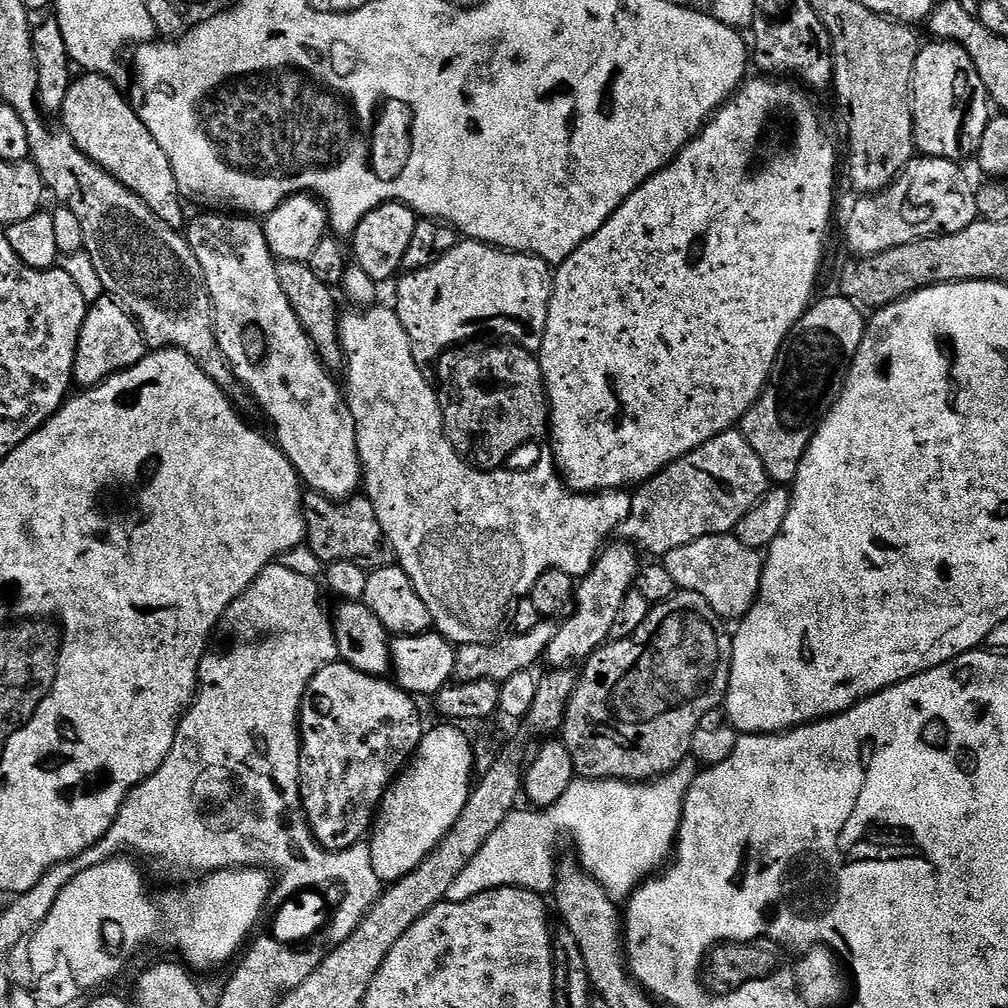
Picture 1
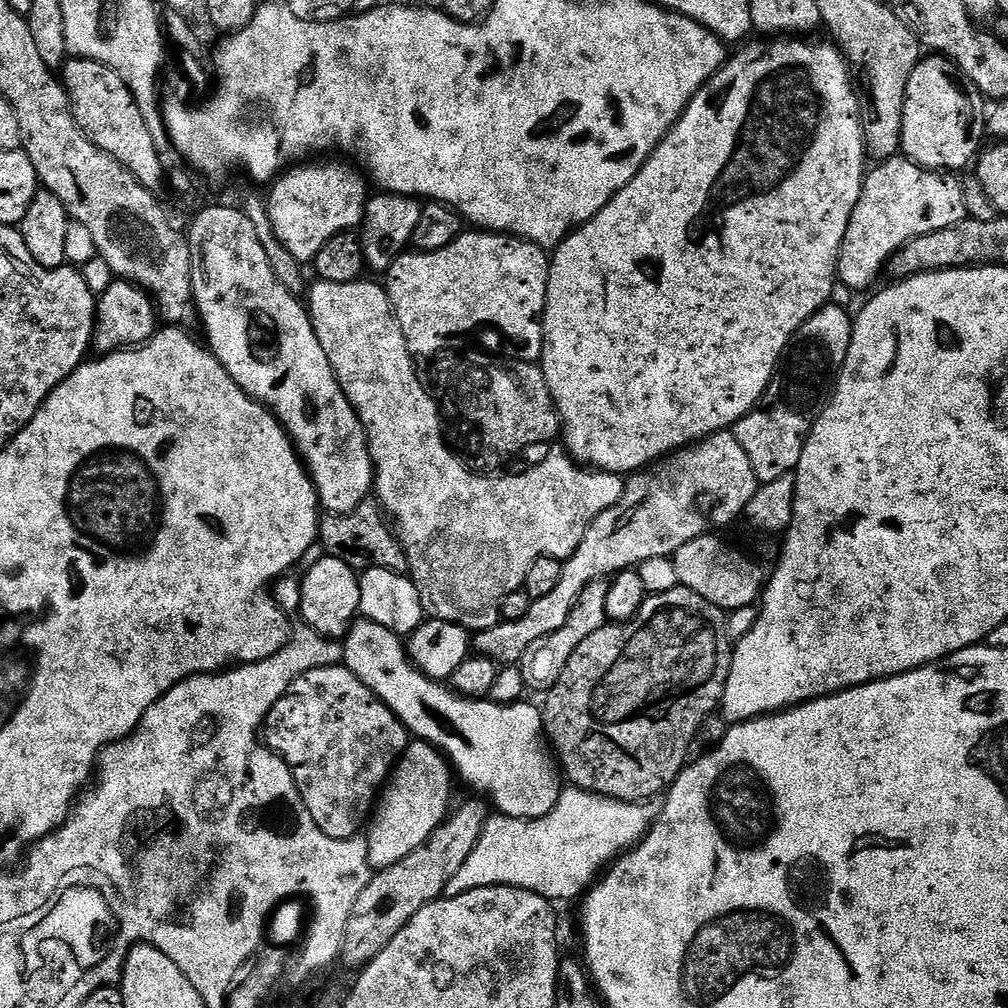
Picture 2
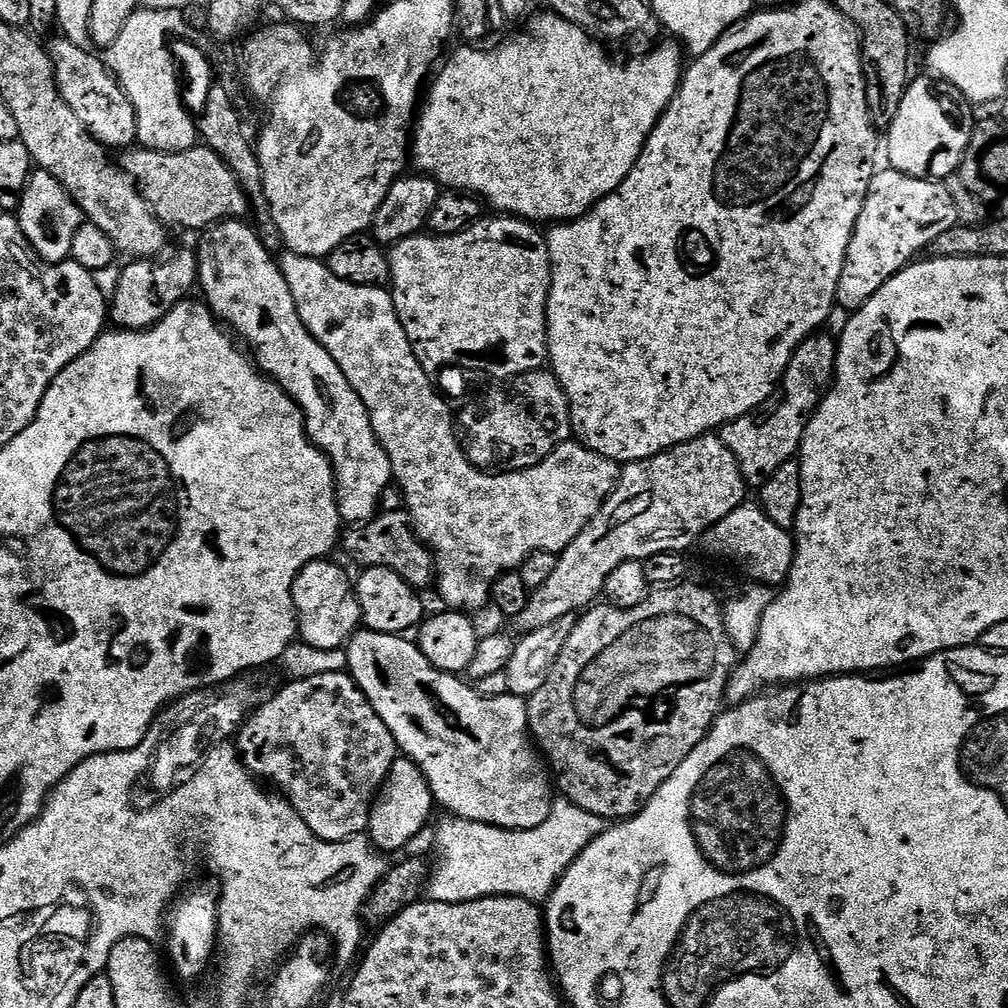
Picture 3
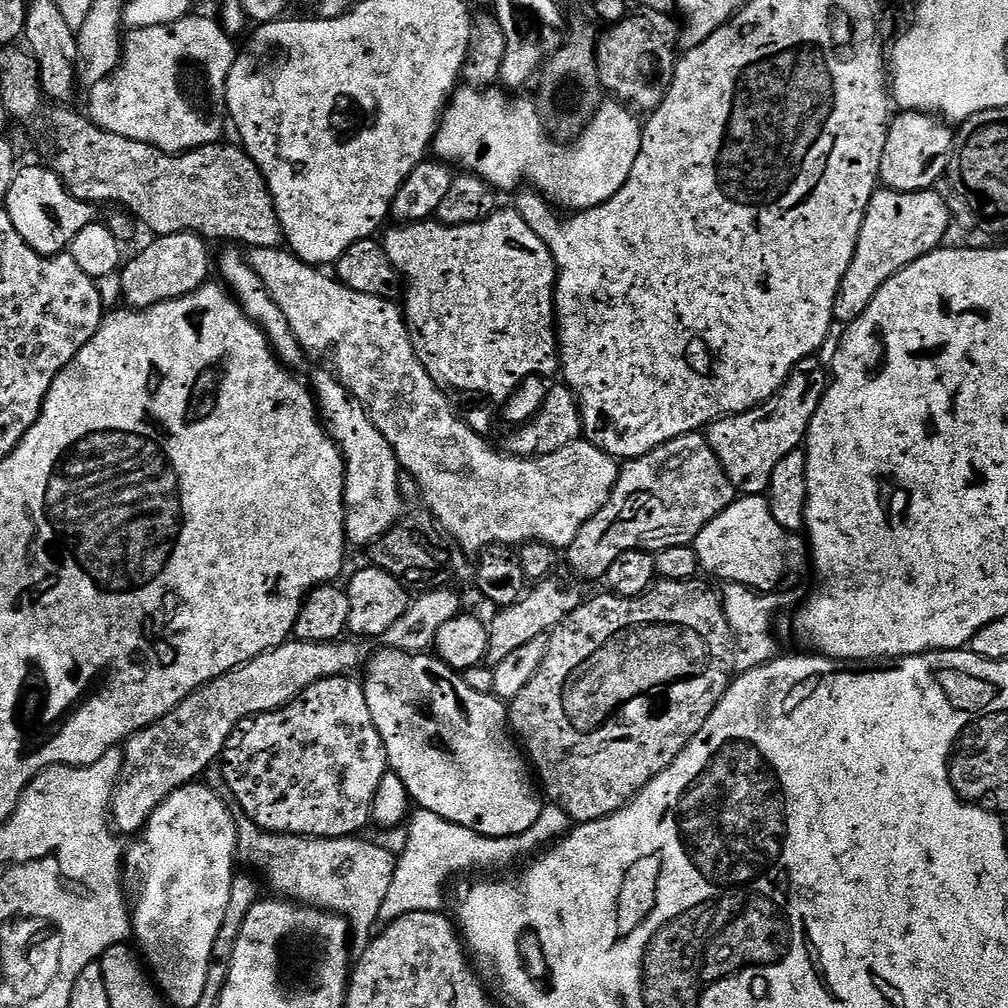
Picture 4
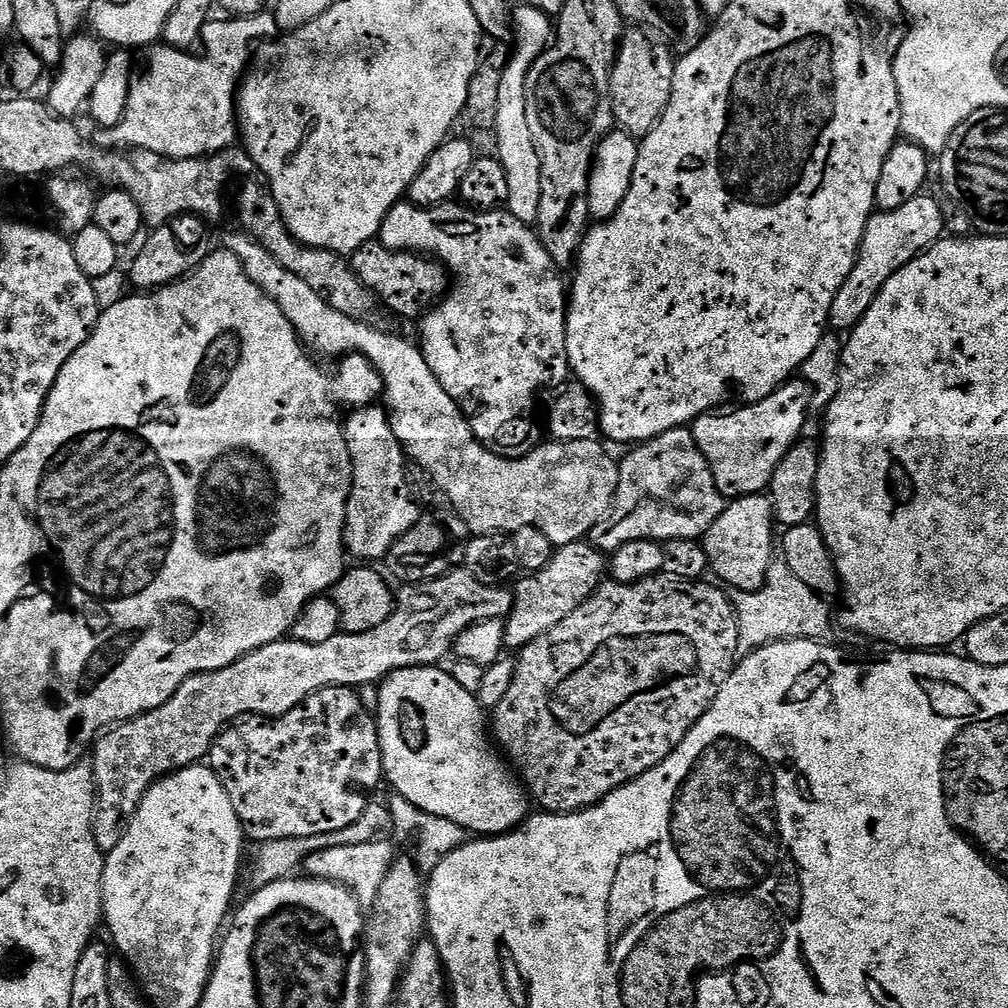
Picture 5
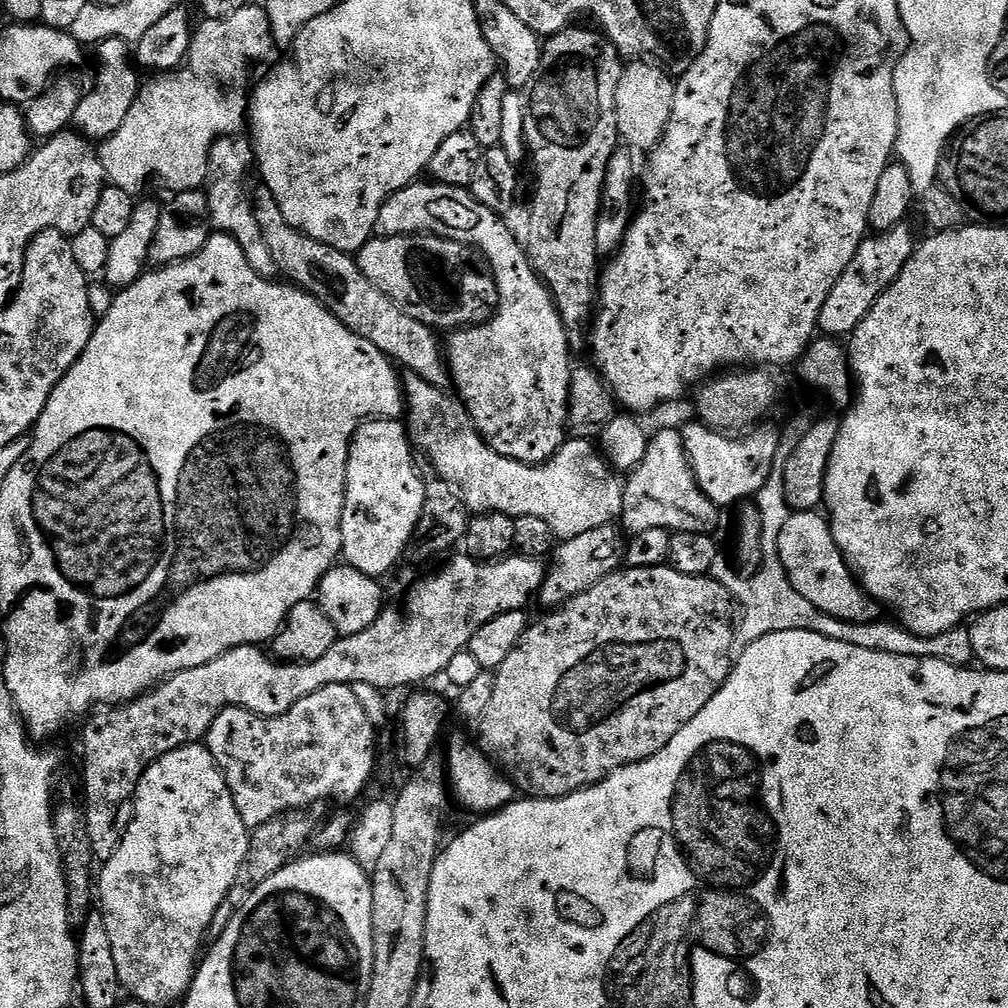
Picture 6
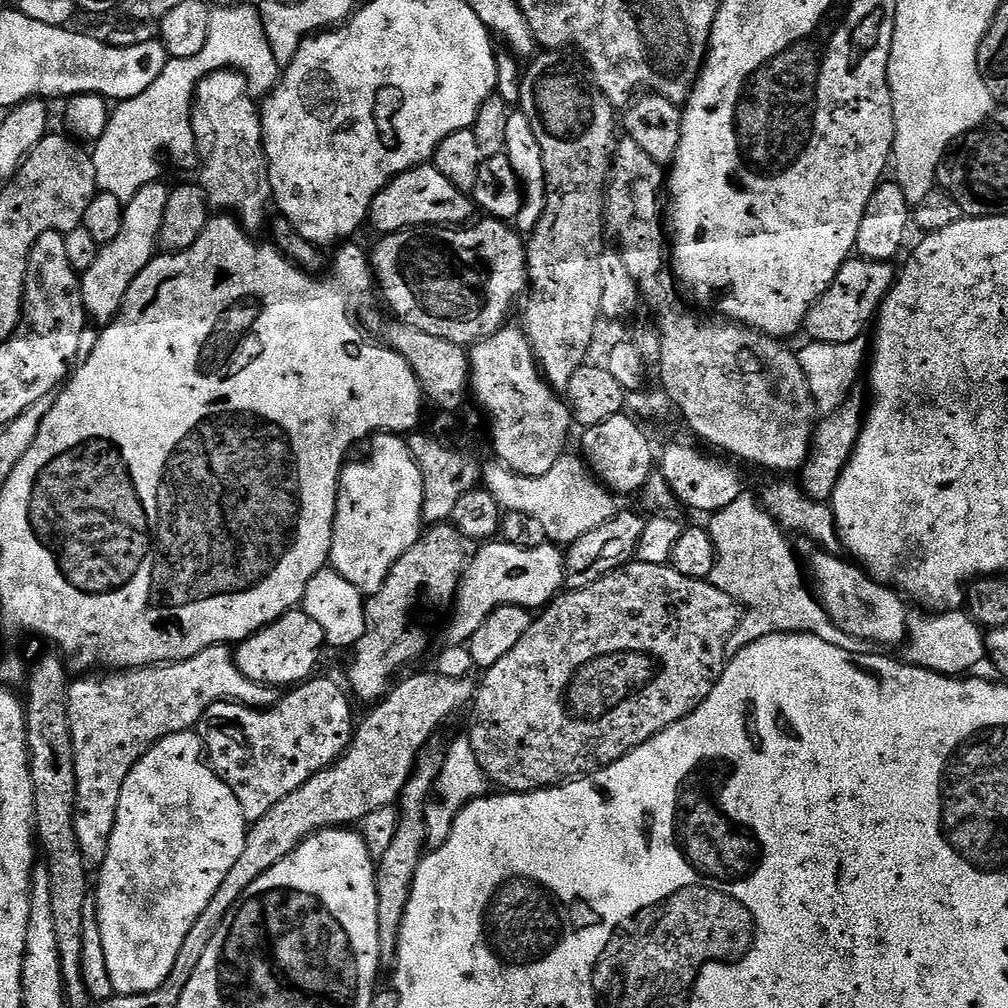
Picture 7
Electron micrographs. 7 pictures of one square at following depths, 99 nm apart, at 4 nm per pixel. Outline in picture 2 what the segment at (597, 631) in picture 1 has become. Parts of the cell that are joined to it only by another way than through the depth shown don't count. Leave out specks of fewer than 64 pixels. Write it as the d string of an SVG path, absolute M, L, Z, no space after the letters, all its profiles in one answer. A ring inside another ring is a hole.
M595 580L590 586L586 586L586 590L582 590L578 602L570 610L570 618L566 618L564 626L554 630L554 634L550 634L546 638L538 638L538 642L533 642L527 647L518 667L524 687L529 693L547 694L558 682L562 670L566 670L566 662L570 662L570 658L574 658L574 650L578 650L578 646L582 646L582 642L586 642L586 638L590 638L590 634L594 634L594 630L604 627L608 620L607 594L608 584L604 580Z

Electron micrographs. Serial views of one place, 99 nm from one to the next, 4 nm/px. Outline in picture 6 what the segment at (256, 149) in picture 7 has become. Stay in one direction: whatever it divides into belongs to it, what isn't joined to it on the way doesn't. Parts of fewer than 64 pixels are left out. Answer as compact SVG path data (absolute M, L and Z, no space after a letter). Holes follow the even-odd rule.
M221 138L214 142L208 159L208 221L216 232L225 232L232 236L238 246L246 254L246 262L254 266L259 276L269 278L277 275L274 254L270 254L270 246L266 246L266 238L262 238L262 226L258 226L256 202L252 176L254 180L254 153L251 143L244 138Z

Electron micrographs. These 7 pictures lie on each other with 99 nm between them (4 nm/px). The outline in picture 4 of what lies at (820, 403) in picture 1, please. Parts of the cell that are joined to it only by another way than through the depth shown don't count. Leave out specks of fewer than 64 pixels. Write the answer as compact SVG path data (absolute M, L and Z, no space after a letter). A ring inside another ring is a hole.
M807 356L792 367L788 380L765 404L724 416L707 425L706 435L710 450L722 462L726 478L736 487L740 496L763 496L770 486L770 477L778 462L786 454L797 451L805 443L808 427L826 394L830 383L830 372L820 358Z

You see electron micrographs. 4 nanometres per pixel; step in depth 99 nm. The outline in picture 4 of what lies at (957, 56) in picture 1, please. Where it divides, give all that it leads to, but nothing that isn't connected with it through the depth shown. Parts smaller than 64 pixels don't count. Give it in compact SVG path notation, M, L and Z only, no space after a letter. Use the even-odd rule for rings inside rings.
M901 111L900 117L893 119L888 126L888 137L880 163L879 183L885 188L893 188L899 192L926 192L937 187L940 179L945 179L948 162L954 147L954 132L947 123L935 124L933 117L927 112Z

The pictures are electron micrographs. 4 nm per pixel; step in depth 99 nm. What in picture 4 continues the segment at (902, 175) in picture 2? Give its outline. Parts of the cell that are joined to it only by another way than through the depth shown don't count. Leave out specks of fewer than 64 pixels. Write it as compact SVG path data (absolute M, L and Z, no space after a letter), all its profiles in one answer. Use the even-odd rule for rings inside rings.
M877 187L866 206L858 246L850 262L850 270L842 278L840 293L834 298L833 321L847 326L862 318L862 310L874 302L874 294L894 274L910 266L927 252L935 252L945 243L944 235L953 223L951 210L939 191L899 192L893 188Z

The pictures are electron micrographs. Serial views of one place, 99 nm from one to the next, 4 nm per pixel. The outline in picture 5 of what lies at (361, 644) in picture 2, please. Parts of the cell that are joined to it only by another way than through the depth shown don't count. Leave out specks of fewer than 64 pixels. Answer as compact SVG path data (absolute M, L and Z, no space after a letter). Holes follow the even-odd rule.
M427 664L394 670L379 685L380 705L374 708L374 715L376 727L380 730L386 784L392 787L395 795L406 798L406 802L414 805L419 812L458 822L458 826L469 833L485 837L513 831L529 815L530 797L509 761L498 755L490 739L490 724L485 709L480 707L479 699L470 690L462 690L462 686L454 682L451 671L444 669L443 672L442 669Z

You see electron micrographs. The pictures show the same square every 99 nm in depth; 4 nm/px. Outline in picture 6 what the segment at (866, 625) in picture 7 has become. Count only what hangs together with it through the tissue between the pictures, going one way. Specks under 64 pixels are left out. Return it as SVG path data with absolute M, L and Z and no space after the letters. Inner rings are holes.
M819 511L792 512L788 515L786 526L782 526L778 534L778 554L782 566L788 572L790 586L794 586L794 590L798 590L798 594L802 594L802 598L806 598L806 602L810 602L810 606L814 606L822 614L844 620L847 624L871 624L877 619L876 601L864 591L860 581L848 569L848 564L832 537L832 525Z

